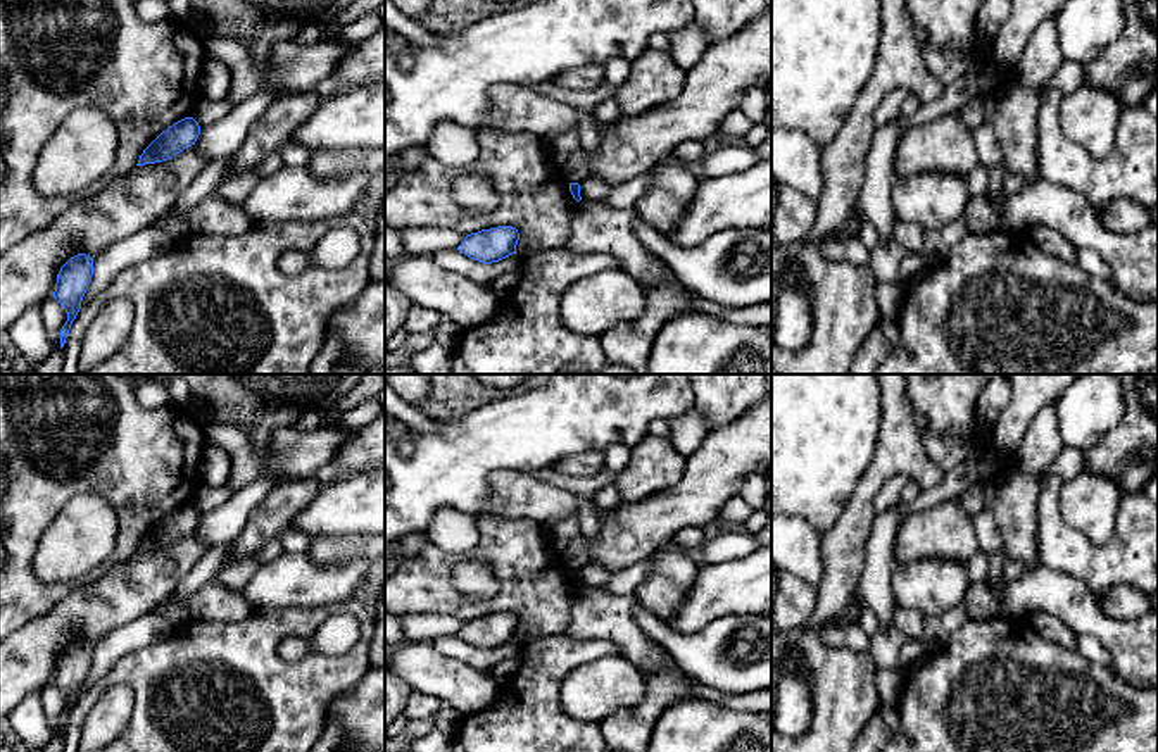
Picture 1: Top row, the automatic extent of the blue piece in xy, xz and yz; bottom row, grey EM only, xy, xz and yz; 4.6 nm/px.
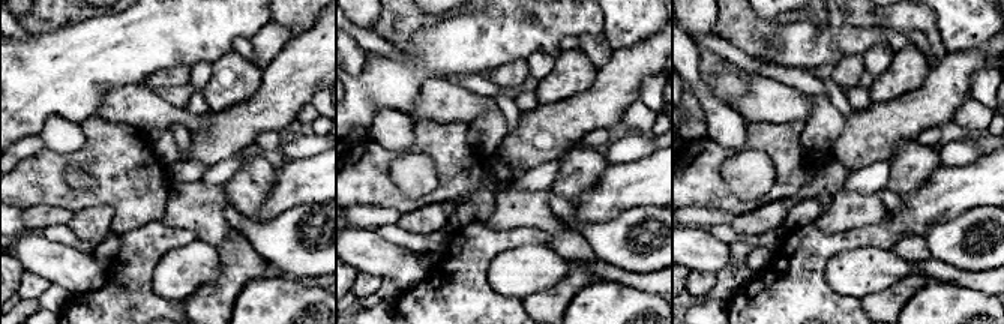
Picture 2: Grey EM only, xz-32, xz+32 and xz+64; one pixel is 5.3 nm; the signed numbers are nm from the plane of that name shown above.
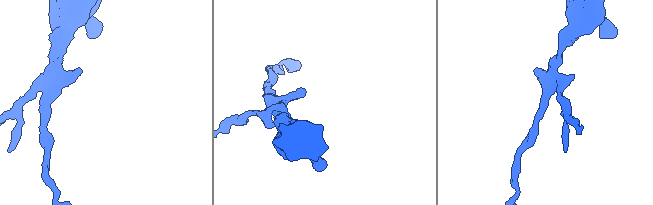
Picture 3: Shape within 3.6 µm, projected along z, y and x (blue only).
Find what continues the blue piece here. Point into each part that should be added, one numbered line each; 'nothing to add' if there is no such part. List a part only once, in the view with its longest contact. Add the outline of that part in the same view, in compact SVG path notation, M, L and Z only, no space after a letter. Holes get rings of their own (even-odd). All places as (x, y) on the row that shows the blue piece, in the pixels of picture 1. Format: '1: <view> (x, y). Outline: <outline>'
nothing to add

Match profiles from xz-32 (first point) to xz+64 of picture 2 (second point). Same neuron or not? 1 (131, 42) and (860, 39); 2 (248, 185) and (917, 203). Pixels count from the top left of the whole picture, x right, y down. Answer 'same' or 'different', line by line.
1: same
2: different

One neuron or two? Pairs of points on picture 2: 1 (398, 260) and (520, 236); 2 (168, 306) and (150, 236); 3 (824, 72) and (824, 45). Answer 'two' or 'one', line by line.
1: two
2: one
3: two

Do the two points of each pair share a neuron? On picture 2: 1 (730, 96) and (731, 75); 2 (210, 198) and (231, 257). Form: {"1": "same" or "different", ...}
{"1": "same", "2": "different"}

